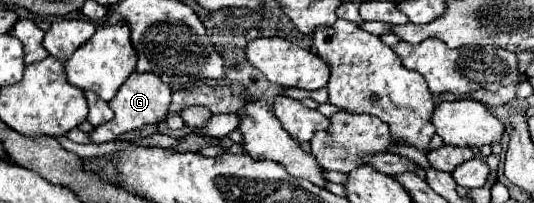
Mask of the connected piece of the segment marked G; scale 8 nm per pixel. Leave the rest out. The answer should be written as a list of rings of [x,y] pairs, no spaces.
[[[131,74],[125,84],[119,88],[119,92],[115,94],[115,98],[109,102],[111,110],[115,112],[113,120],[93,128],[89,132],[91,142],[95,144],[103,144],[103,142],[111,142],[111,140],[119,140],[123,134],[127,132],[135,132],[141,130],[149,124],[159,124],[161,120],[165,120],[167,116],[167,108],[169,108],[169,100],[171,100],[171,88],[161,82],[161,78],[157,78],[155,74]]]

